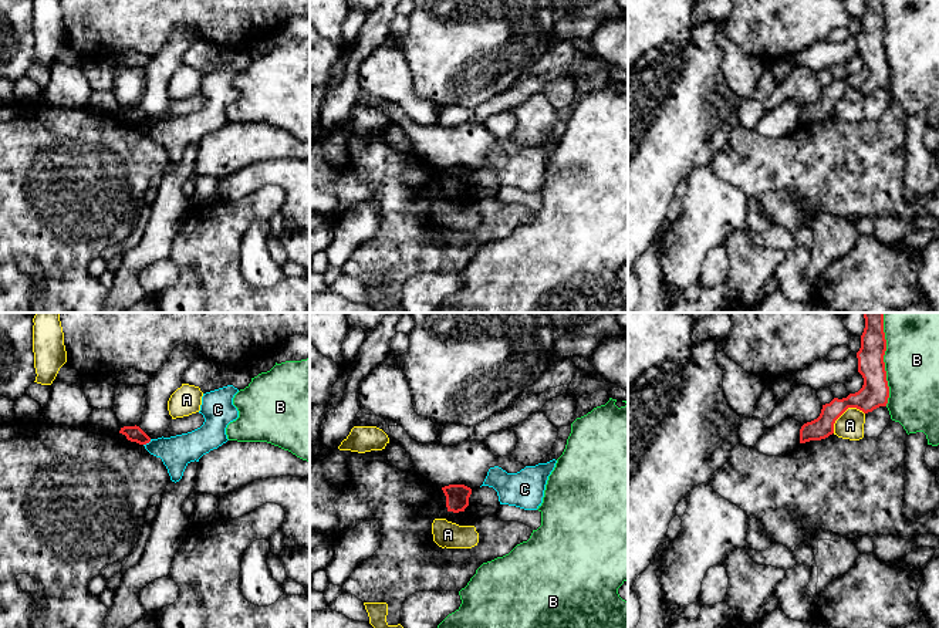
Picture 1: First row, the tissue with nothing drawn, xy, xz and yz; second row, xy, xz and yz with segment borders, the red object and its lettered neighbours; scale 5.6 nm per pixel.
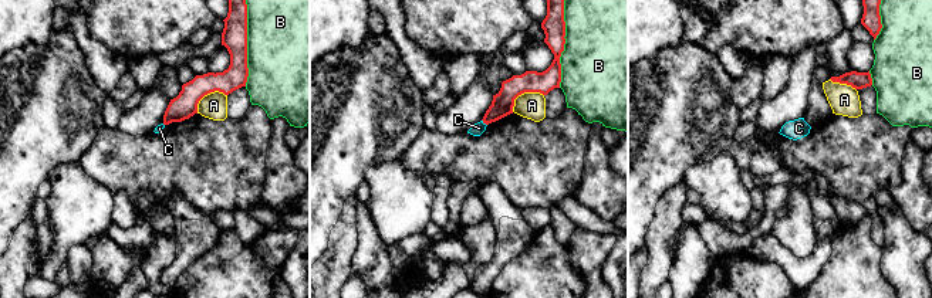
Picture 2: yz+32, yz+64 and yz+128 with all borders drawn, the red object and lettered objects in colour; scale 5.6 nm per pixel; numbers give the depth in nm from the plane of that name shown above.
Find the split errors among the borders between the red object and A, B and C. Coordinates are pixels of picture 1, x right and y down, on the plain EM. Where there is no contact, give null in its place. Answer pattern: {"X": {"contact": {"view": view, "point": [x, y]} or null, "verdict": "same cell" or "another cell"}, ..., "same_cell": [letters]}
{"A": {"contact": {"view": "yz", "point": [844, 93]}, "verdict": "another cell"}, "B": {"contact": {"view": "yz", "point": [884, 44]}, "verdict": "another cell"}, "C": {"contact": {"view": "xy", "point": [147, 124]}, "verdict": "another cell"}, "same_cell": []}

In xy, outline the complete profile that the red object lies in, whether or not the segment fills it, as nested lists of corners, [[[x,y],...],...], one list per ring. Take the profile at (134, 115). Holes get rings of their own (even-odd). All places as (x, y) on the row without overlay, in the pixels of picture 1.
[[[124,108],[119,115],[125,117],[128,122],[136,124],[139,126],[146,126],[151,119],[139,108]]]

